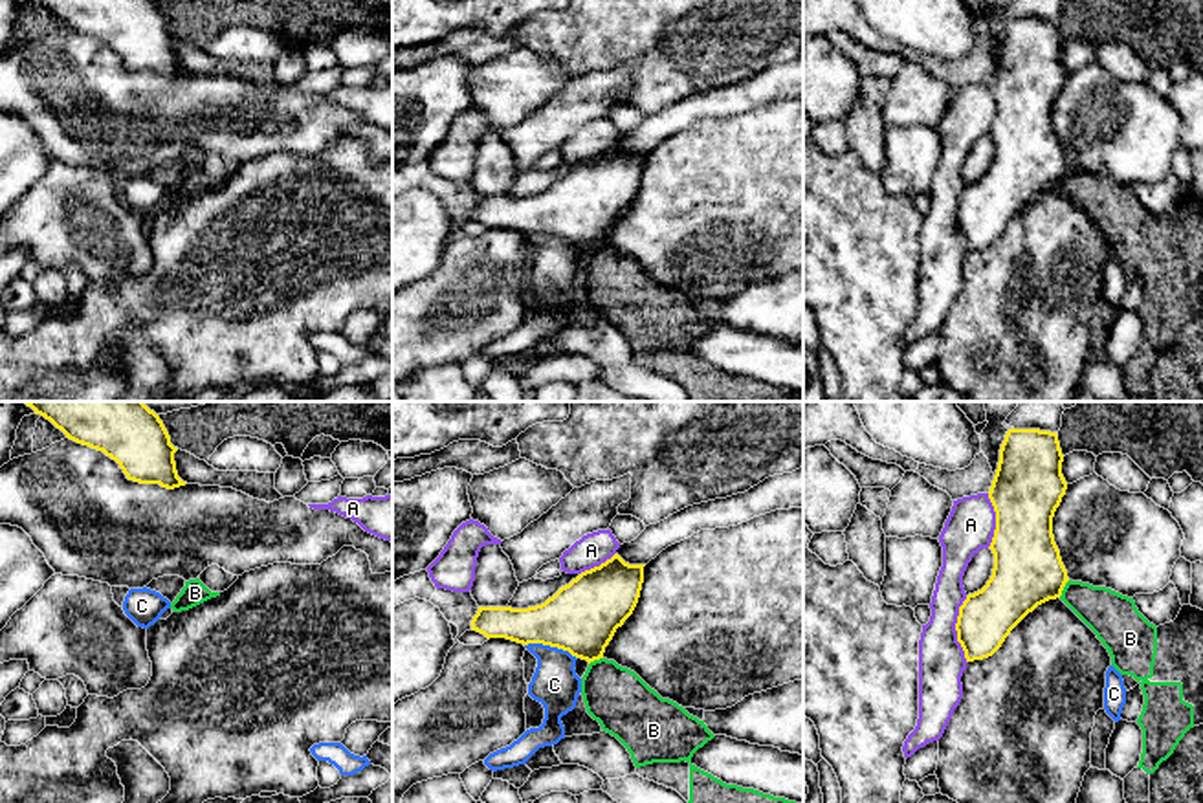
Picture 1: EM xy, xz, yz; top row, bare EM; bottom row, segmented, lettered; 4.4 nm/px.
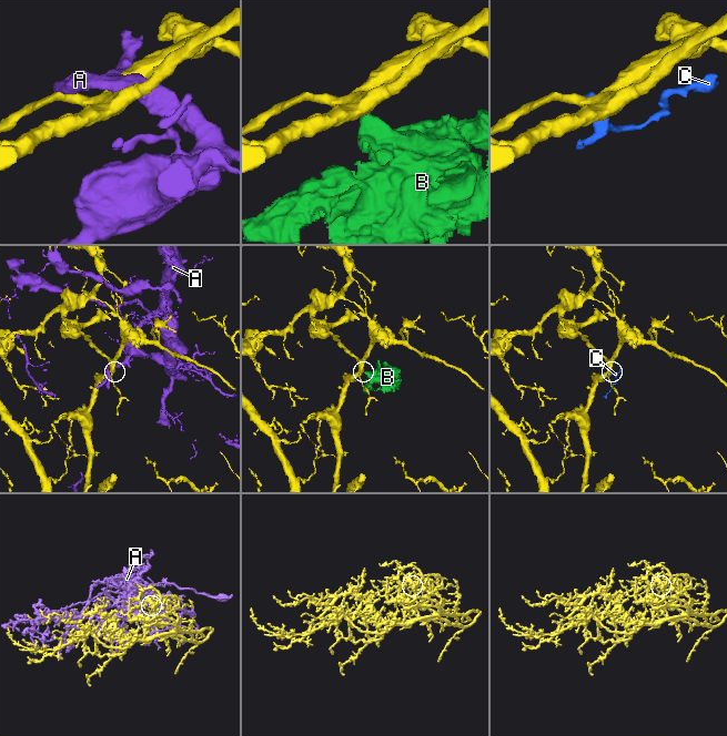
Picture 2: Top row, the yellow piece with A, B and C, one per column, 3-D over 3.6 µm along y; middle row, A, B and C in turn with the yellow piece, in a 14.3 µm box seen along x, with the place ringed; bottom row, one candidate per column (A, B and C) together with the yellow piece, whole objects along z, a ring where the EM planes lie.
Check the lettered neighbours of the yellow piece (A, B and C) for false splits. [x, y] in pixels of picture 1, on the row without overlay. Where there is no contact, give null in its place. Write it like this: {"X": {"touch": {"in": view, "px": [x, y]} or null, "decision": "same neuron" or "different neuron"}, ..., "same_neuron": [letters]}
{"A": {"touch": {"in": "yz", "px": [956, 219]}, "decision": "different neuron"}, "B": {"touch": {"in": "yz", "px": [1062, 178]}, "decision": "different neuron"}, "C": {"touch": {"in": "xz", "px": [551, 235]}, "decision": "different neuron"}, "same_neuron": []}

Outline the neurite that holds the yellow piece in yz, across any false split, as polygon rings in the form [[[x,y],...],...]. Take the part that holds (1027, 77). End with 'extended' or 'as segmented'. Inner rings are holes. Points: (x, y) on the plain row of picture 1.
[[[1014,16],[1007,20],[988,81],[996,101],[996,119],[988,136],[994,143],[992,165],[981,180],[966,185],[955,213],[966,251],[992,246],[1029,202],[1060,187],[1069,170],[1053,125],[1053,106],[1067,79],[1062,51],[1056,22]]]; as segmented

